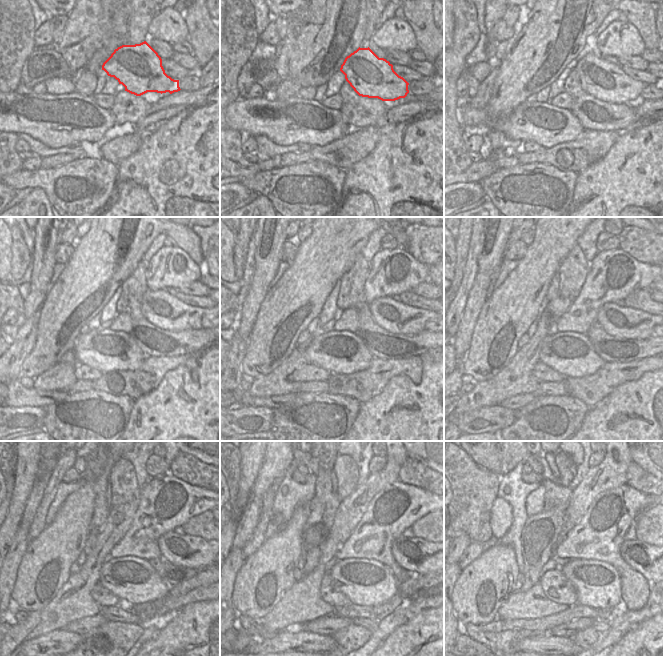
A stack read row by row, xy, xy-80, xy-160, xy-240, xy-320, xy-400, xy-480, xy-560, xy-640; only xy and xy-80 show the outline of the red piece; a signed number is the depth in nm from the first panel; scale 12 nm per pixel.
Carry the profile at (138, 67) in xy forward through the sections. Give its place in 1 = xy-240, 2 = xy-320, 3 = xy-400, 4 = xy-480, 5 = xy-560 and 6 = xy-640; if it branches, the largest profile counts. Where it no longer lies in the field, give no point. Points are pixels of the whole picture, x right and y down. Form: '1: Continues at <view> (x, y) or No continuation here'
1: Continues at xy-240 (163, 310)
2: Continues at xy-320 (393, 316)
3: Continues at xy-400 (625, 322)
4: Continues at xy-480 (194, 552)
5: Continues at xy-560 (416, 555)
6: Continues at xy-640 (647, 559)

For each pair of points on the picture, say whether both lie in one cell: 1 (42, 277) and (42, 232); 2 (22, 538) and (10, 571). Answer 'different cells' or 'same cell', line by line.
1: same cell
2: same cell

